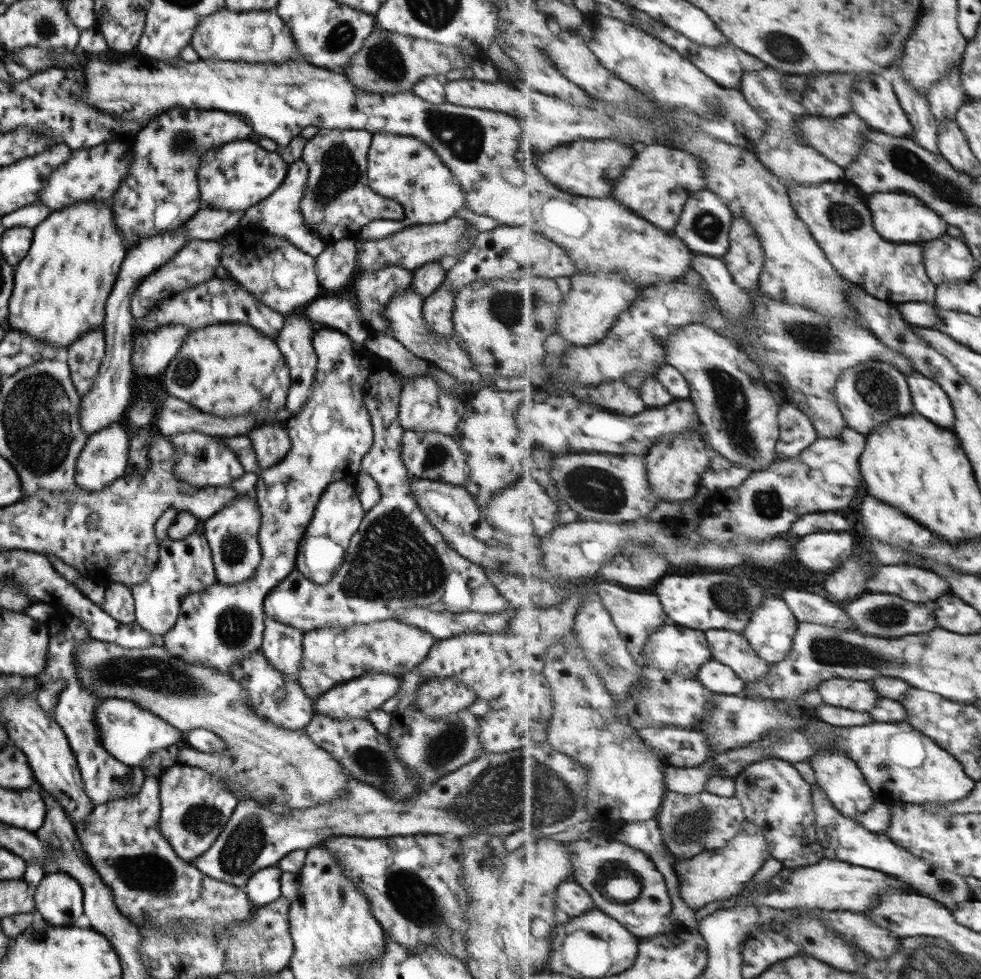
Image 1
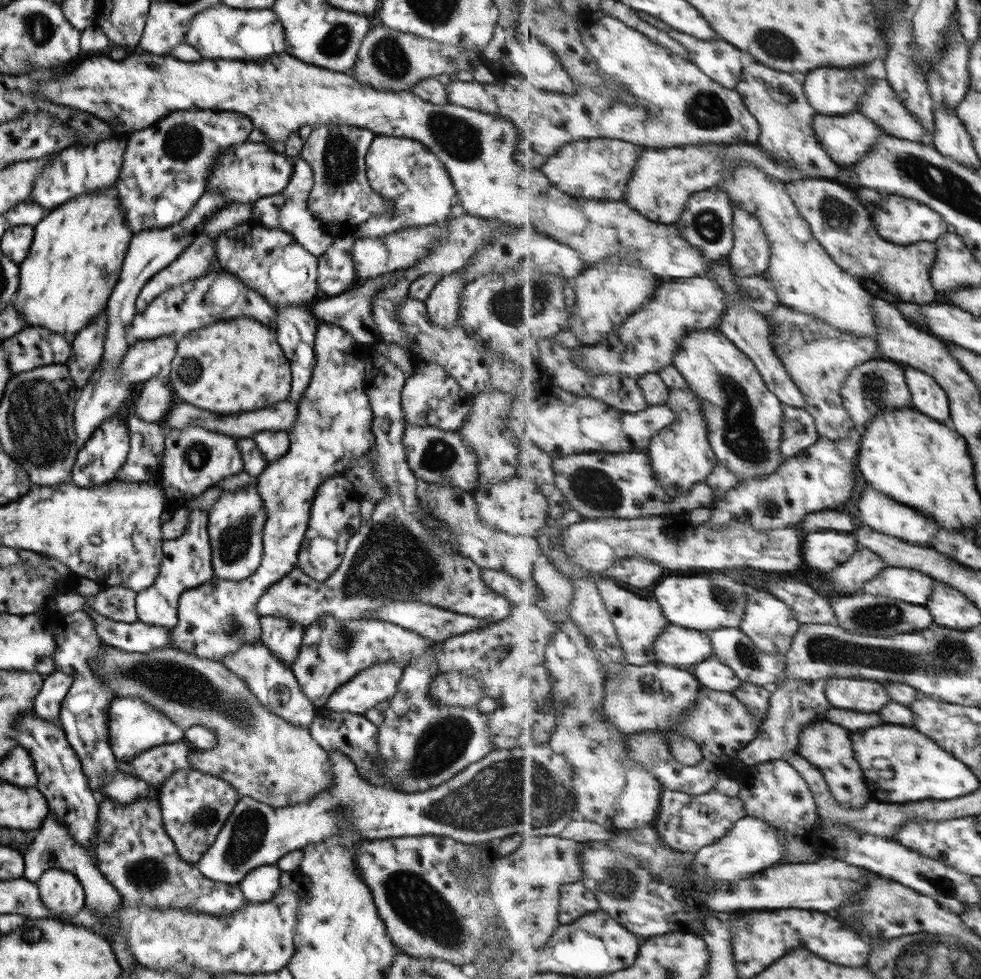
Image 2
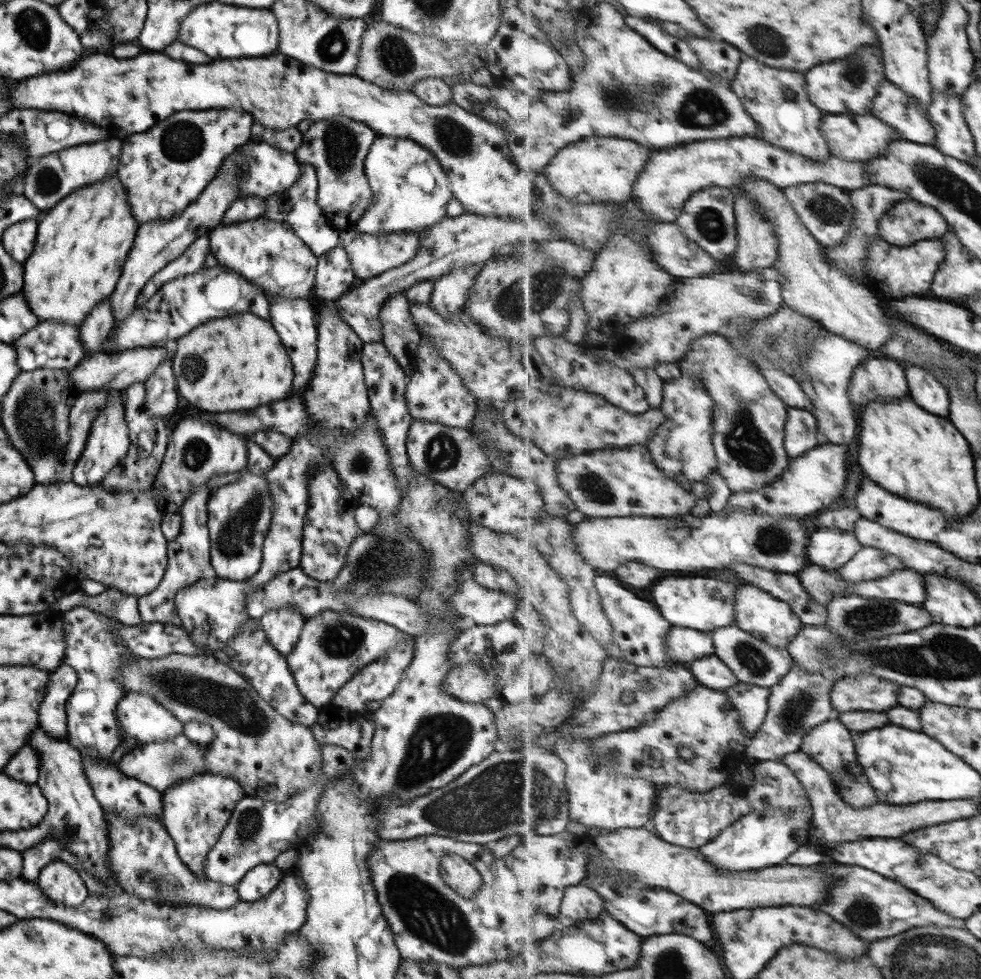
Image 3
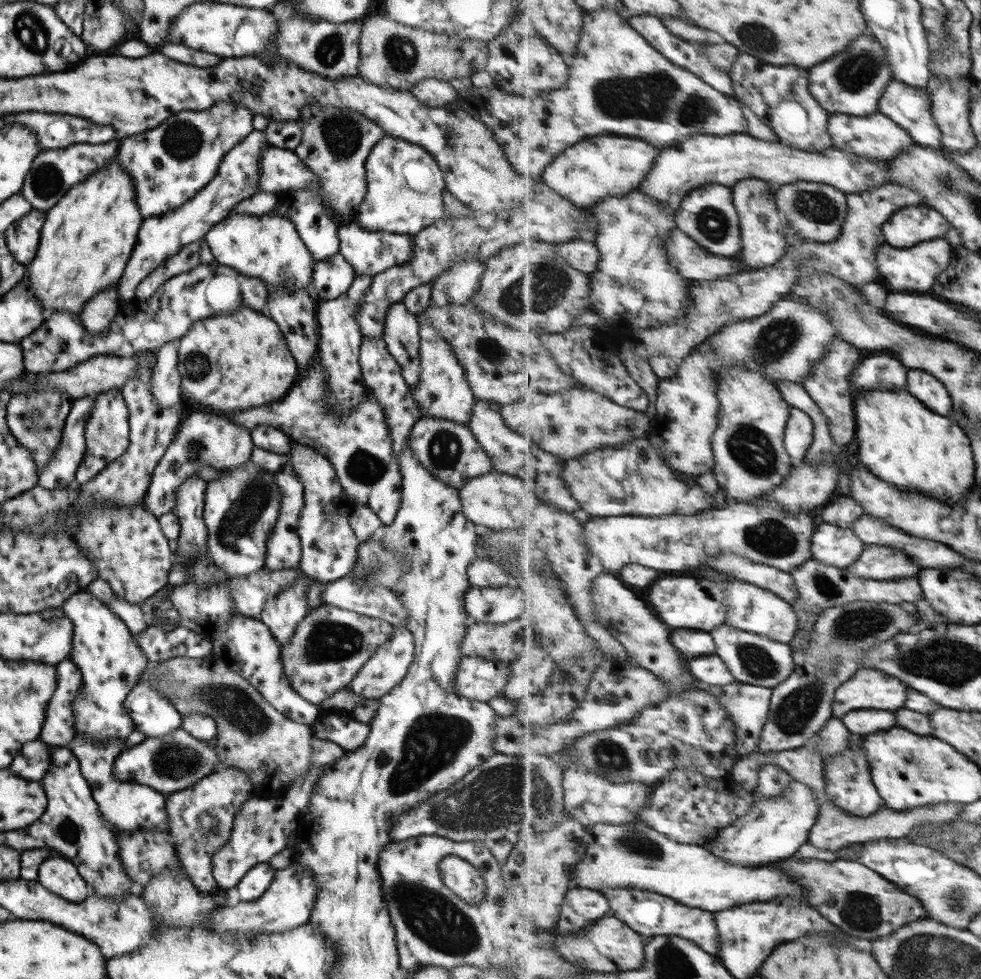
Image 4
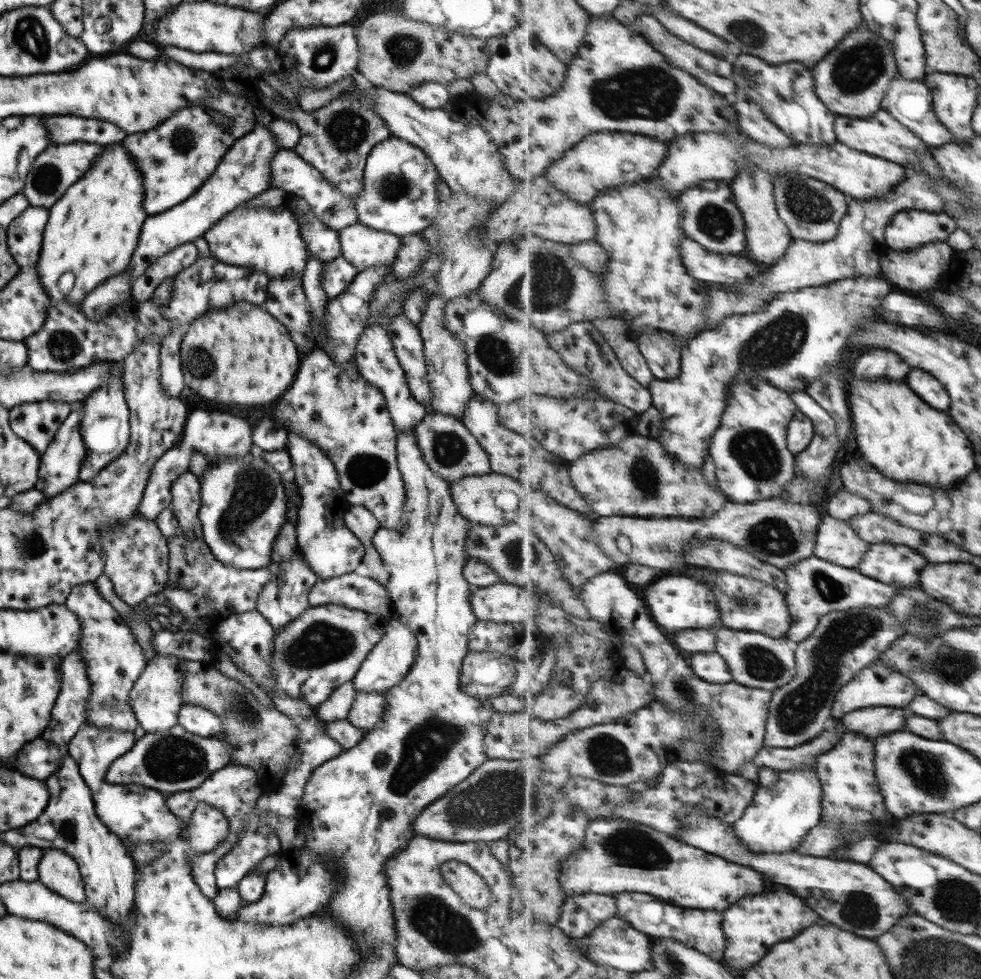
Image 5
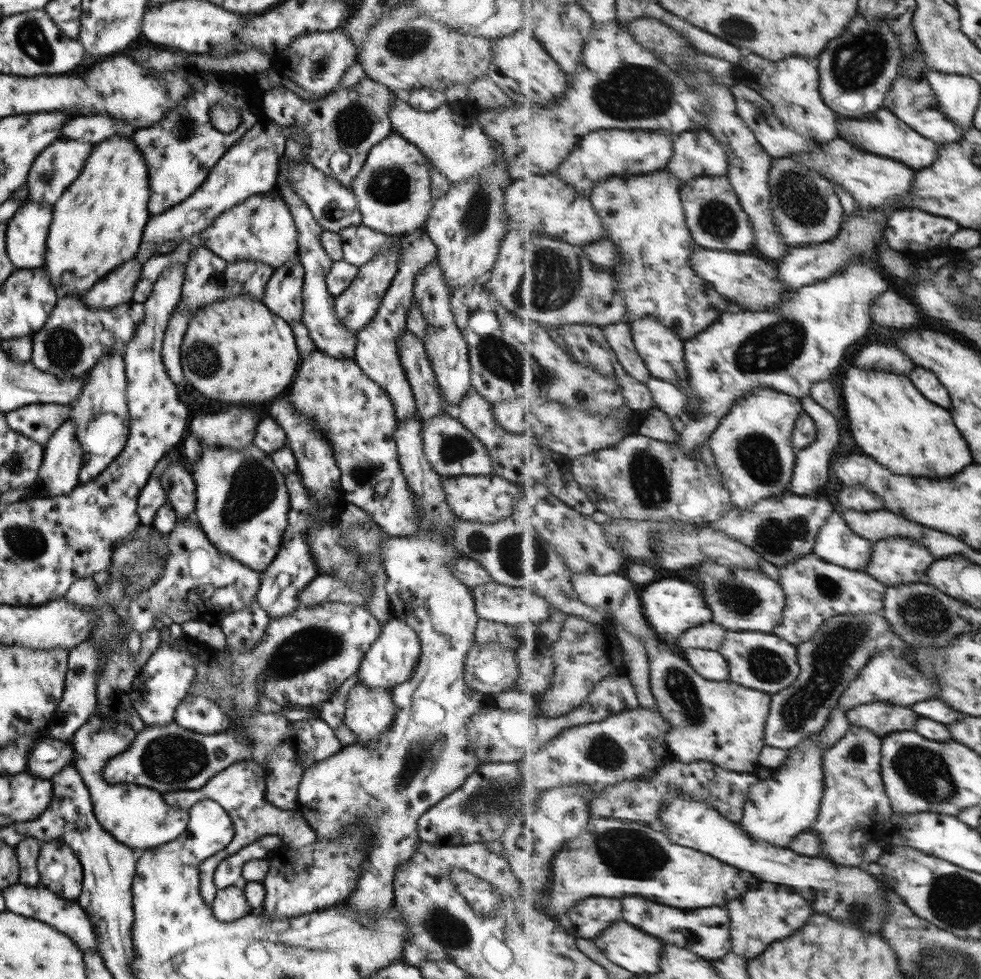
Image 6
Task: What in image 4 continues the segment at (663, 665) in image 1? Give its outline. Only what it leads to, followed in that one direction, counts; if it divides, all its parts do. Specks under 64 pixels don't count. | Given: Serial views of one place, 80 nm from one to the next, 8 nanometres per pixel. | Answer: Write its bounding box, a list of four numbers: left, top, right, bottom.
[671,629,716,660]

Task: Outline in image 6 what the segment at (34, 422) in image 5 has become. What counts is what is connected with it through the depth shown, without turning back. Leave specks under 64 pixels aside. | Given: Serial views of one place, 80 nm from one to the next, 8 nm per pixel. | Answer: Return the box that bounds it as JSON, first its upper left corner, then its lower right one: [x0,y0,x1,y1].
[2,403,69,446]

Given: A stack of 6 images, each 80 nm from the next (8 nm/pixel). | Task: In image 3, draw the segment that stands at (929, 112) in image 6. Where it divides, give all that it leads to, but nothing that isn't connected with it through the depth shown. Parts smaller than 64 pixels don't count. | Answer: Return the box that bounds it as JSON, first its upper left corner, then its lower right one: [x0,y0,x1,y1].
[869,80,937,145]

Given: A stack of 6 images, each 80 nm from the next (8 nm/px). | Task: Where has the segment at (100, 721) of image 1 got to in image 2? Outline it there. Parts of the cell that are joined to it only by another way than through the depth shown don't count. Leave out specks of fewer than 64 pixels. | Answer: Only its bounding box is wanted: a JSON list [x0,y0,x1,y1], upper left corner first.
[106,697,184,763]

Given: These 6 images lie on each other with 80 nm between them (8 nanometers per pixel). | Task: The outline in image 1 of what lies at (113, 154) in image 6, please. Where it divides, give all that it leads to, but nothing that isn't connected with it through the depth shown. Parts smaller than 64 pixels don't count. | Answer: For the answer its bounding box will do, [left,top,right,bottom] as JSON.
[5,200,127,351]

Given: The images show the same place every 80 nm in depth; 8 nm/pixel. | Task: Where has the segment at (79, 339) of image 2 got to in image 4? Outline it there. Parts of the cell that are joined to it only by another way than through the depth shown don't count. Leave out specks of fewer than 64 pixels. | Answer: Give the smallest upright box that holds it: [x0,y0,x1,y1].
[78,284,119,334]

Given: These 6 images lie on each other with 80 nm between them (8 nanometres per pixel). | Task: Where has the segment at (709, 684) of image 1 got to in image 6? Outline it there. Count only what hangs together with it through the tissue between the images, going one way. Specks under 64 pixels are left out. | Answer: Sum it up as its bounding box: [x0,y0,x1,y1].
[685,649,730,681]

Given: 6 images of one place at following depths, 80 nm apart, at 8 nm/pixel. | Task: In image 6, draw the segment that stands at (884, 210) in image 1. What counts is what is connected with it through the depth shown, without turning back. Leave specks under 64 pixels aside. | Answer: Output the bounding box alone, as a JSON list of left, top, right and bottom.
[884,209,962,252]

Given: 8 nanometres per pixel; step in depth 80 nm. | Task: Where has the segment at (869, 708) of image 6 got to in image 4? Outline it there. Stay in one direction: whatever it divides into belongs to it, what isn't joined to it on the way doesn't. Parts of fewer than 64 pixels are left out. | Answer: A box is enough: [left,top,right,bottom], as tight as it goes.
[841,709,897,736]

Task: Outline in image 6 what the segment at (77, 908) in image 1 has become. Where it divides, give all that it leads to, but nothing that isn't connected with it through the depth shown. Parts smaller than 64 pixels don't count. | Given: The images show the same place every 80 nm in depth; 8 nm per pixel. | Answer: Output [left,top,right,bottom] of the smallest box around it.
[36,840,82,902]

